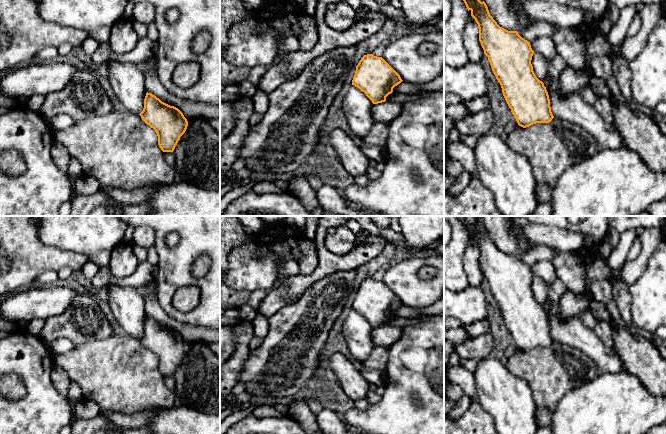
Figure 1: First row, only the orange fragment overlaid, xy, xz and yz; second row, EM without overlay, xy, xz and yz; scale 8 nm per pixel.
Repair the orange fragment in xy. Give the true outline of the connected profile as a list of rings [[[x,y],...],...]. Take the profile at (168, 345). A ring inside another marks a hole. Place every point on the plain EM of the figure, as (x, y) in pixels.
[[[146,317],[142,344],[153,352],[158,360],[158,369],[163,376],[173,376],[180,361],[185,357],[188,345],[176,331],[162,326],[151,317]]]

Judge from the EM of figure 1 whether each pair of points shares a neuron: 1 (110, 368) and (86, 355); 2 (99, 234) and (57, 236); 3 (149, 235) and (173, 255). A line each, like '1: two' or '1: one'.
1: one
2: one
3: two

